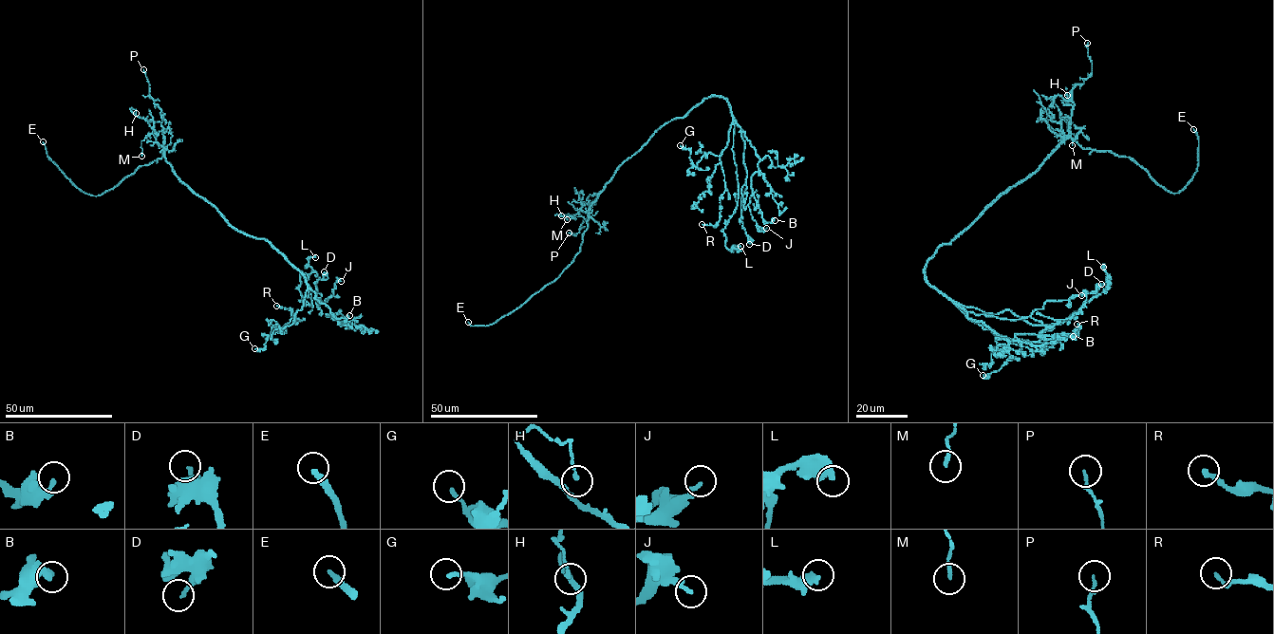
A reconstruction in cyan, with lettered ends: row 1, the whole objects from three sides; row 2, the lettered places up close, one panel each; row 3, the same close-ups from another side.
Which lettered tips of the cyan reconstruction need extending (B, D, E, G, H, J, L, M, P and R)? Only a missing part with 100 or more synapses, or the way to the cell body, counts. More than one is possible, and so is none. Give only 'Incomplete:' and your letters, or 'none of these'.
Incomplete: E

